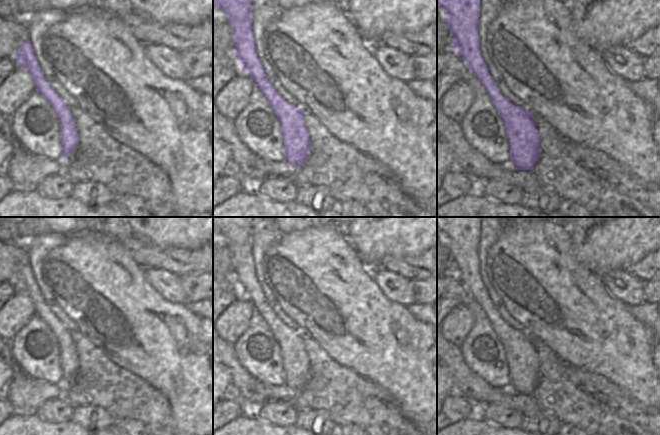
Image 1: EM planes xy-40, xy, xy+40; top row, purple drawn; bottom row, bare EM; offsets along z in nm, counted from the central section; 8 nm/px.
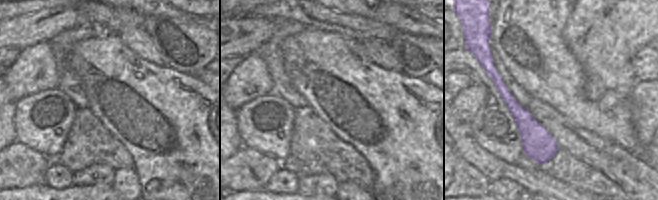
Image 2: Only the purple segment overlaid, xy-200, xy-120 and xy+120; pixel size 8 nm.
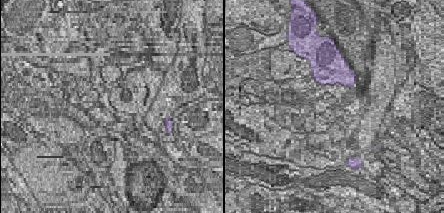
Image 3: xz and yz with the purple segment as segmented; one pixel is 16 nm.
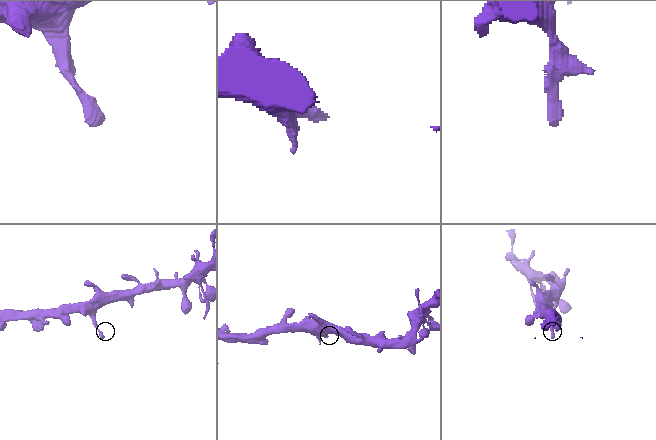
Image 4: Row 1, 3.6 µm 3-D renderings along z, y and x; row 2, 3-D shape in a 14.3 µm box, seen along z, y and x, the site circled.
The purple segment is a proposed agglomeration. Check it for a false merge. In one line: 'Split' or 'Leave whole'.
Leave whole

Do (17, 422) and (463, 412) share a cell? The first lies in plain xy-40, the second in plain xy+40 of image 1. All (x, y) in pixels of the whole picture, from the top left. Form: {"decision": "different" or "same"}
{"decision": "different"}

